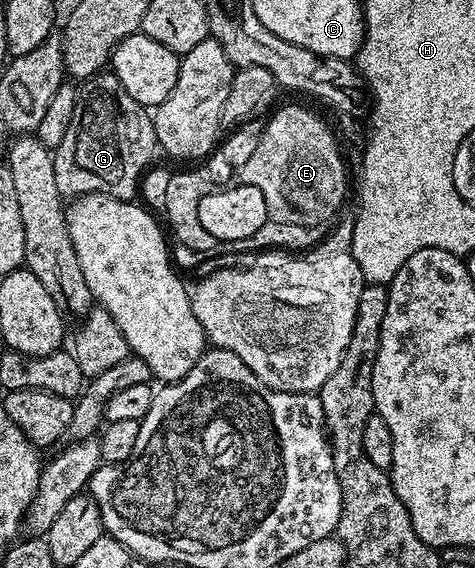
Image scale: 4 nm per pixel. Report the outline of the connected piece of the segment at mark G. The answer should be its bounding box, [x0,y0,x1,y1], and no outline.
[53,73,155,200]

